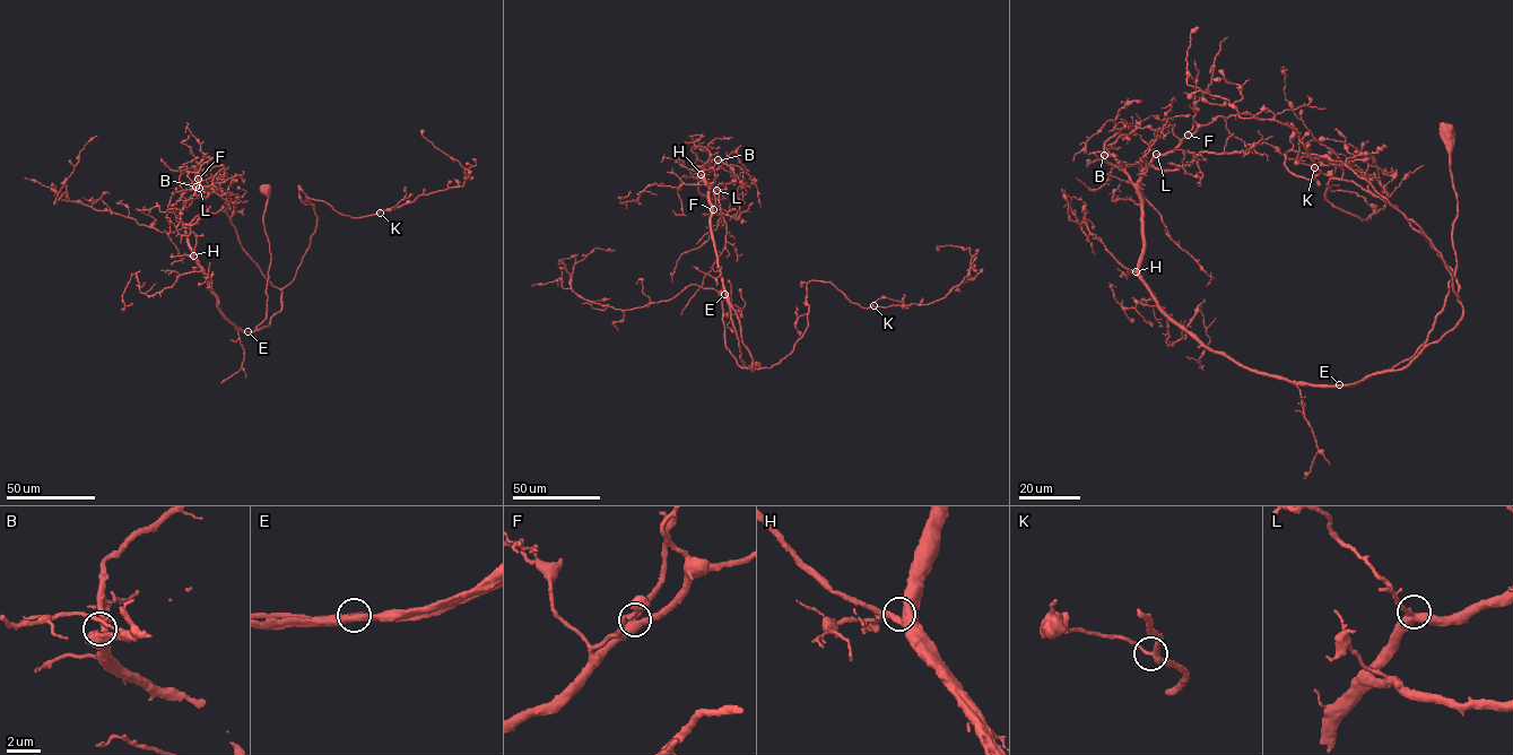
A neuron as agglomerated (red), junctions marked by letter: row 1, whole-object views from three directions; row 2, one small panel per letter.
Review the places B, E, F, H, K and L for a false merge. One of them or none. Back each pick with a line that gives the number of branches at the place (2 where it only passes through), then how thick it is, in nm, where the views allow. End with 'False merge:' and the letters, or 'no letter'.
False merge: no letter

